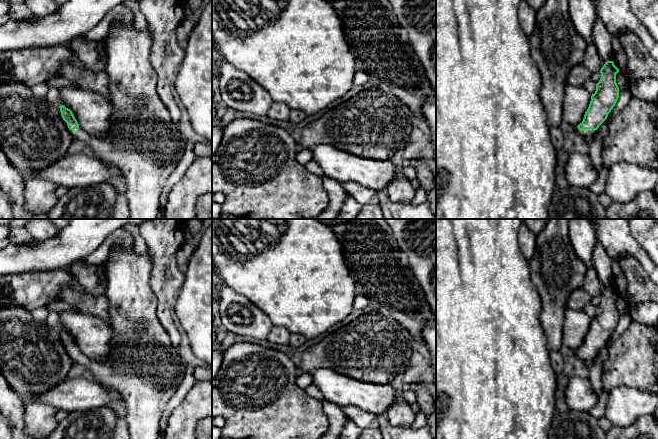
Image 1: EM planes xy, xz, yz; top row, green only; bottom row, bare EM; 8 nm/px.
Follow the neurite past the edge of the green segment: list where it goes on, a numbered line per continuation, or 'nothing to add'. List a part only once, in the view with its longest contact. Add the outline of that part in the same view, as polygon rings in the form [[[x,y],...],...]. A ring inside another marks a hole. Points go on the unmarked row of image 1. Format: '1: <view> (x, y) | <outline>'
1: yz (587, 357) | [[[574,351],[574,354],[585,363],[589,363],[594,360],[594,354],[593,353],[585,353],[585,354],[579,354],[578,351]]]

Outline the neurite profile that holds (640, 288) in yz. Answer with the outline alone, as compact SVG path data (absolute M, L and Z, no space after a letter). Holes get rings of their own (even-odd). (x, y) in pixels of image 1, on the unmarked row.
M626 256L619 265L627 281L626 290L619 295L629 307L643 302L658 303L658 286L652 282L639 260Z

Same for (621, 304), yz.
M619 295L616 298L616 307L619 311L619 313L623 312L625 310L629 311L629 306L628 306L628 304L626 303L626 301L624 300L624 298L621 295Z

